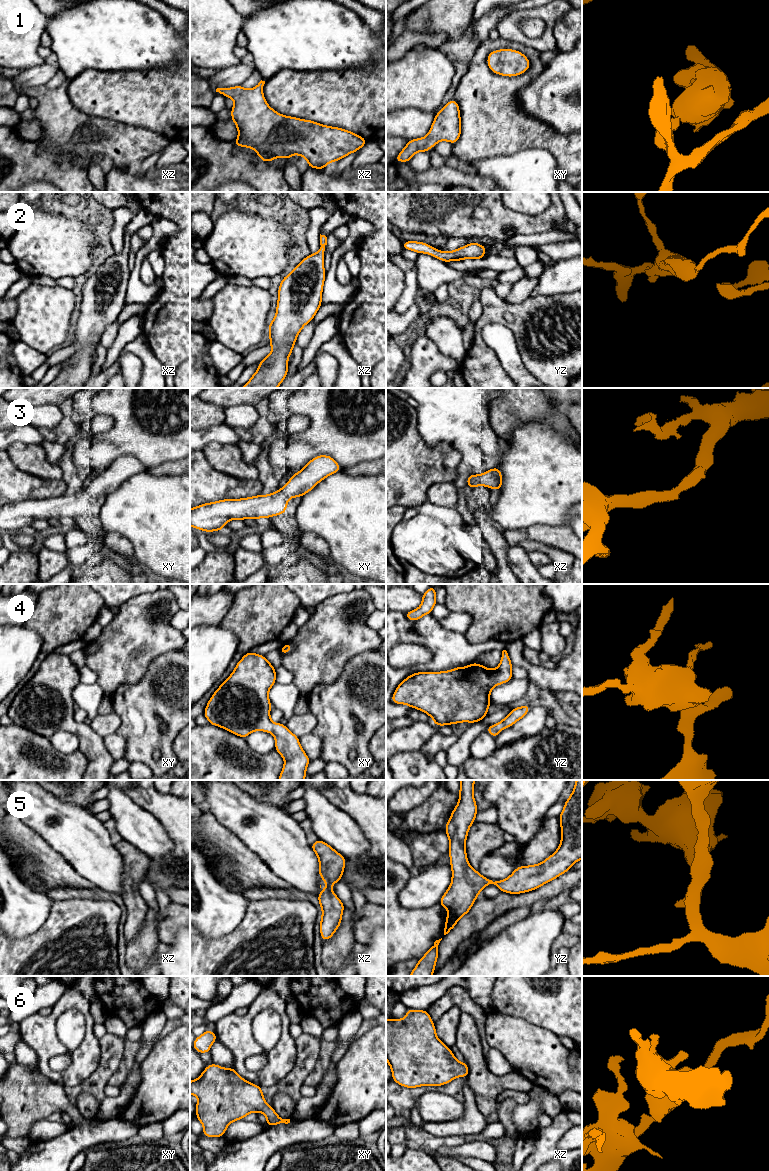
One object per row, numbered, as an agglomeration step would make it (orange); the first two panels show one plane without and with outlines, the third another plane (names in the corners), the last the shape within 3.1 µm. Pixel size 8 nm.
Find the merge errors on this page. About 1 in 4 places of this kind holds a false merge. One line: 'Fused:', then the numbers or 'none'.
Fused: none

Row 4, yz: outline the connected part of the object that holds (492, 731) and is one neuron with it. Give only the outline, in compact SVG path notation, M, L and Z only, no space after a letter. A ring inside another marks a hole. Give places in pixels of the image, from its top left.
M526 704L522 707L513 708L502 721L496 723L495 725L488 726L486 731L494 738L497 738L500 731L511 727L514 723L522 719L530 709L531 706Z

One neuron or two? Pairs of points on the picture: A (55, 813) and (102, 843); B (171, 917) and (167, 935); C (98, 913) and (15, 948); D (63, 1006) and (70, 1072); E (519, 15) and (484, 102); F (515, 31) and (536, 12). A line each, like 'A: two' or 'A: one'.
A: one
B: one
C: one
D: one
E: two
F: one

